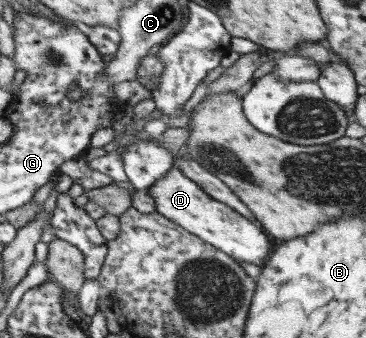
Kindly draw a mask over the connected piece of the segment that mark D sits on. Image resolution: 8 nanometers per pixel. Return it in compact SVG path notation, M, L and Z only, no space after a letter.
M173 165L165 176L146 190L155 201L158 213L203 239L207 244L227 253L236 262L262 265L268 259L270 242L267 233L261 228L261 223L250 221L225 203L212 199L195 181L186 177L178 166Z

